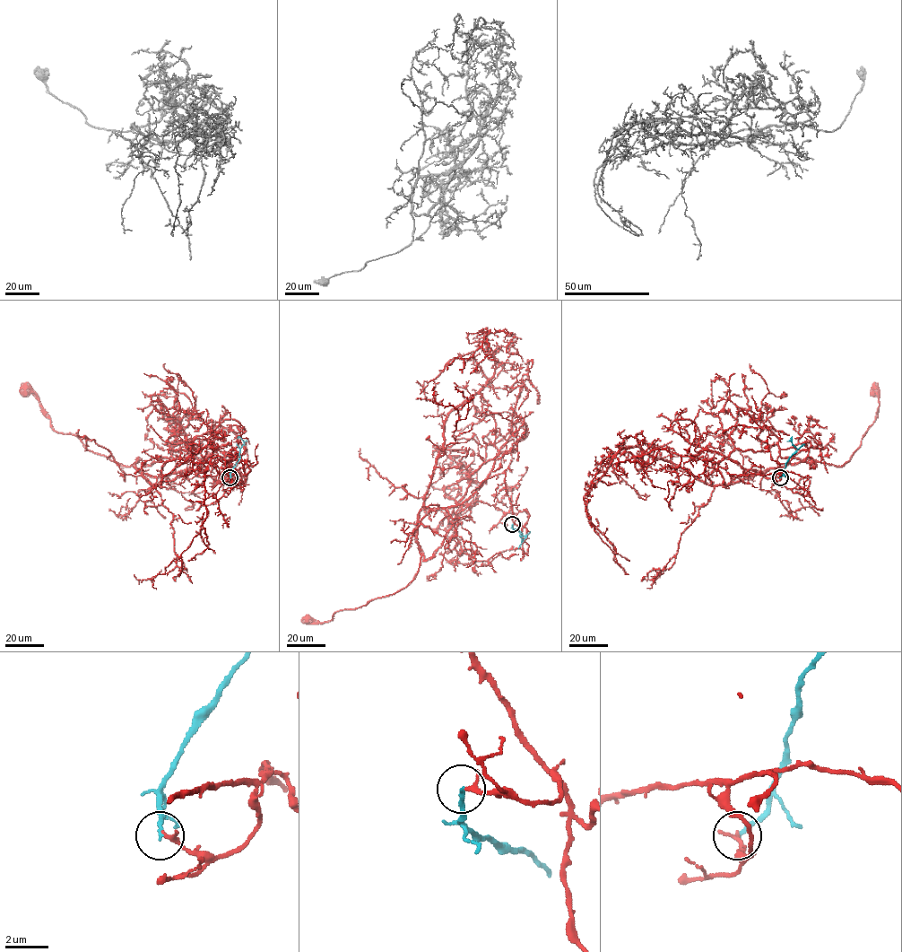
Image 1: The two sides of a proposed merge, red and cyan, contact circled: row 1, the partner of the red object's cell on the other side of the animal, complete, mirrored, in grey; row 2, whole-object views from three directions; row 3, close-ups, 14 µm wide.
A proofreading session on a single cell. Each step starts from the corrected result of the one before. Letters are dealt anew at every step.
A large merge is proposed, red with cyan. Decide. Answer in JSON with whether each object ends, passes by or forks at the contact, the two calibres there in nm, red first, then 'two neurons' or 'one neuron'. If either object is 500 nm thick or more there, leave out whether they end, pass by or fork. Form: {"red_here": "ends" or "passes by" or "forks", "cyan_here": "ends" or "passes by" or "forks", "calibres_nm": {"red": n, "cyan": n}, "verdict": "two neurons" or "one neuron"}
{"red_here": "ends", "cyan_here": "ends", "calibres_nm": {"red": 200, "cyan": 200}, "verdict": "two neurons"}

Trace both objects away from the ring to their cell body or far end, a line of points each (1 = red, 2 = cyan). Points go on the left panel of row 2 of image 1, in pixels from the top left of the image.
1: (230, 477), (238, 474), (141, 473), (137, 458), (124, 466), (56, 432), (25, 391)
2: (229, 477), (244, 443), (237, 438)

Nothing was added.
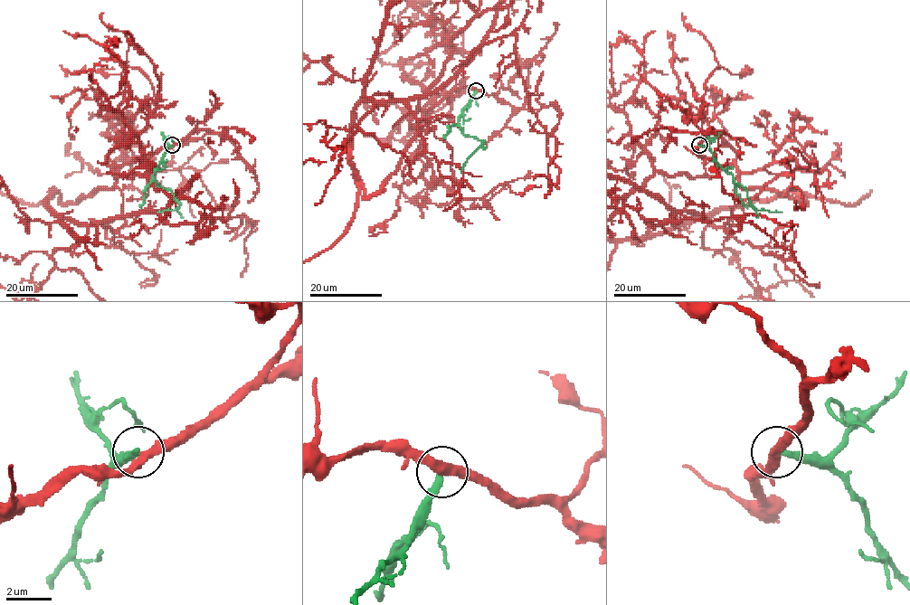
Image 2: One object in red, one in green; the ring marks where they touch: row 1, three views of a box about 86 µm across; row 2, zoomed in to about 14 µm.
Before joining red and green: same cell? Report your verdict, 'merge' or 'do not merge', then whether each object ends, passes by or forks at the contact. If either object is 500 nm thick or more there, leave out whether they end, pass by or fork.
do not merge | red passes by | green ends

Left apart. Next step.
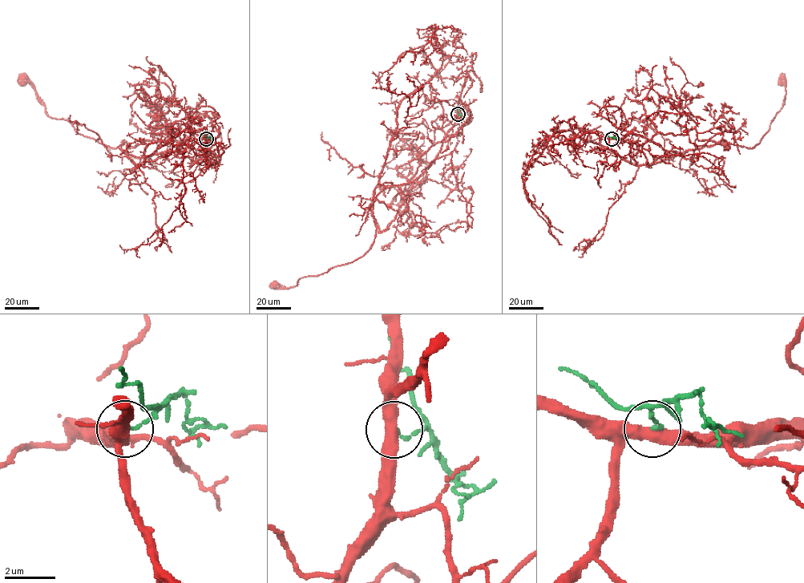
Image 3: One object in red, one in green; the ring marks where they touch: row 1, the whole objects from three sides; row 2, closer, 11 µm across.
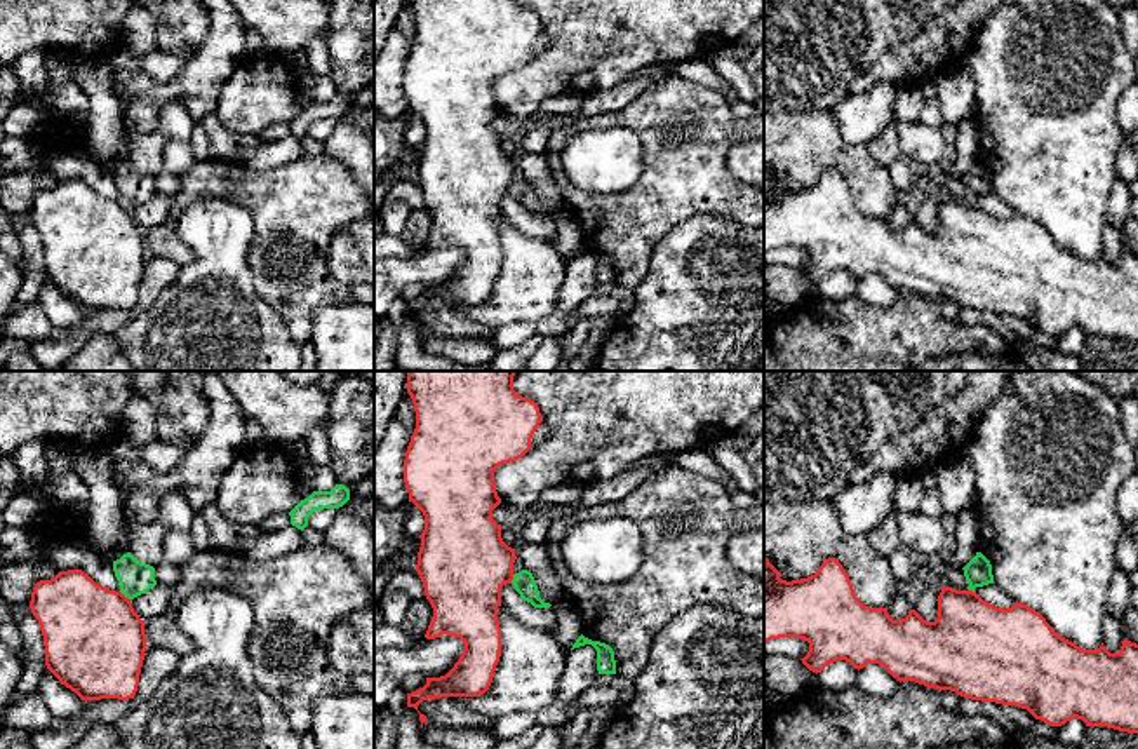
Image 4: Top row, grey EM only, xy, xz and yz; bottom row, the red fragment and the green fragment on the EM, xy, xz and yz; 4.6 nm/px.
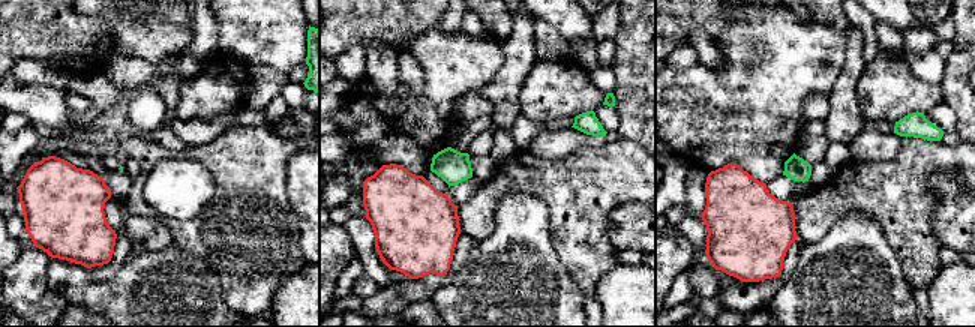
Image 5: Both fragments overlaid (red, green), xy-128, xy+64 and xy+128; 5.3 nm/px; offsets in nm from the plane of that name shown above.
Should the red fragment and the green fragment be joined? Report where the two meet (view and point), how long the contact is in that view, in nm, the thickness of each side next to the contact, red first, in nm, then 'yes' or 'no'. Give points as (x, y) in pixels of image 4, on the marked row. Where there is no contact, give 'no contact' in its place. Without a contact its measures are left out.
meets red in xy at (124, 596); contact 60 nm long; 460 nm thick on the red side, 160 nm on the other; no

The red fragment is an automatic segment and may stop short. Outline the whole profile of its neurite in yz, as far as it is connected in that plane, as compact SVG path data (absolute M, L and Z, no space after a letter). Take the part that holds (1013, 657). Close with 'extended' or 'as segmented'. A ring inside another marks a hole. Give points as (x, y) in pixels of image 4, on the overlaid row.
M764 557L764 644L780 638L807 641L809 651L800 660L816 674L837 660L846 660L858 671L879 664L900 683L915 681L971 700L1016 705L1051 726L1077 718L1086 726L1138 733L1138 644L1124 639L1117 653L1110 653L1103 643L1098 650L1084 650L1061 638L1039 611L1018 601L1002 610L973 590L943 585L934 622L924 620L915 610L901 620L893 620L887 608L870 608L856 597L849 575L835 557L825 559L814 575L792 582L781 580L780 571Z; as segmented

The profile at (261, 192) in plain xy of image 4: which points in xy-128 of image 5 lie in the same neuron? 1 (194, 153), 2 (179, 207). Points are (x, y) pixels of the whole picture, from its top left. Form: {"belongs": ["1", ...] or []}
{"belongs": ["1"]}

